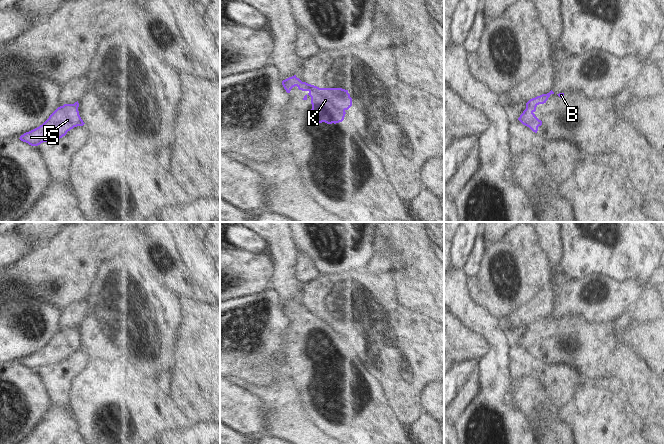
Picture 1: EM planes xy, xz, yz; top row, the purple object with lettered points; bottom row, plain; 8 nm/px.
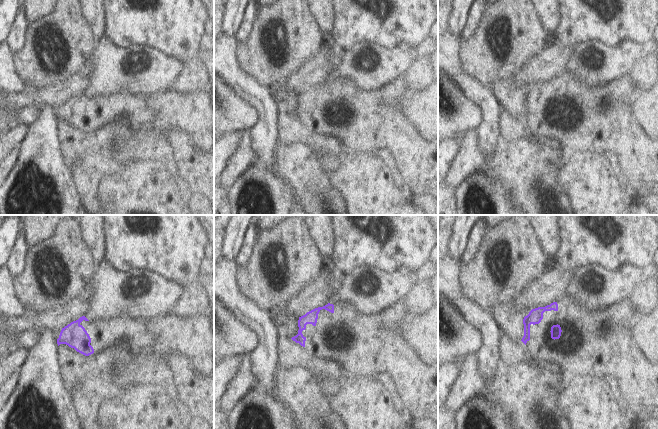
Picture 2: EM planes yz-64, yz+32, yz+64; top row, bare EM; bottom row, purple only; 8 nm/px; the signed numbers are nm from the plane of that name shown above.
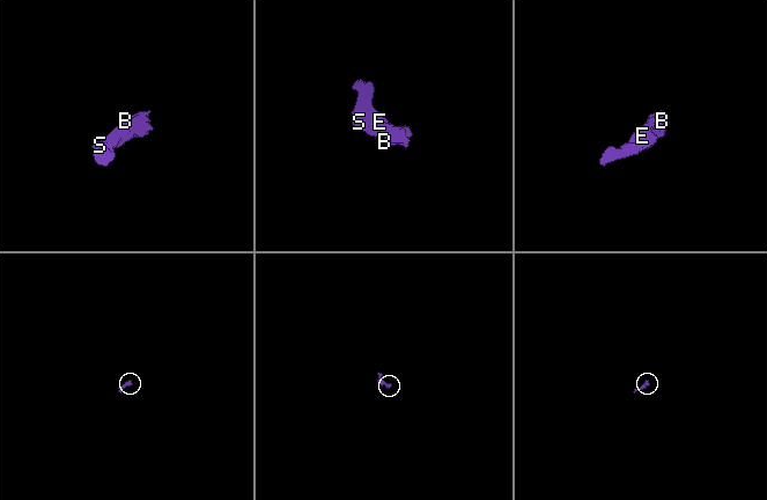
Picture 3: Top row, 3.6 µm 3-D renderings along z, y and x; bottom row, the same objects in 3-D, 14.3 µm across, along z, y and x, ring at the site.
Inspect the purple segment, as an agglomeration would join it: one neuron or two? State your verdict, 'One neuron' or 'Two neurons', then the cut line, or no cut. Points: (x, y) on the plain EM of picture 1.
One neuron. No split.

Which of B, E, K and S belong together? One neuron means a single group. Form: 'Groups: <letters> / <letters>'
Groups: B E K S.

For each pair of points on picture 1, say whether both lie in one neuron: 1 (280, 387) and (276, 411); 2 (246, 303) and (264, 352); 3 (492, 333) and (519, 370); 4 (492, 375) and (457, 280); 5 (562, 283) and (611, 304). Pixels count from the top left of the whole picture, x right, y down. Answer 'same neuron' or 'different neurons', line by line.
1: same neuron
2: same neuron
3: different neurons
4: same neuron
5: same neuron

